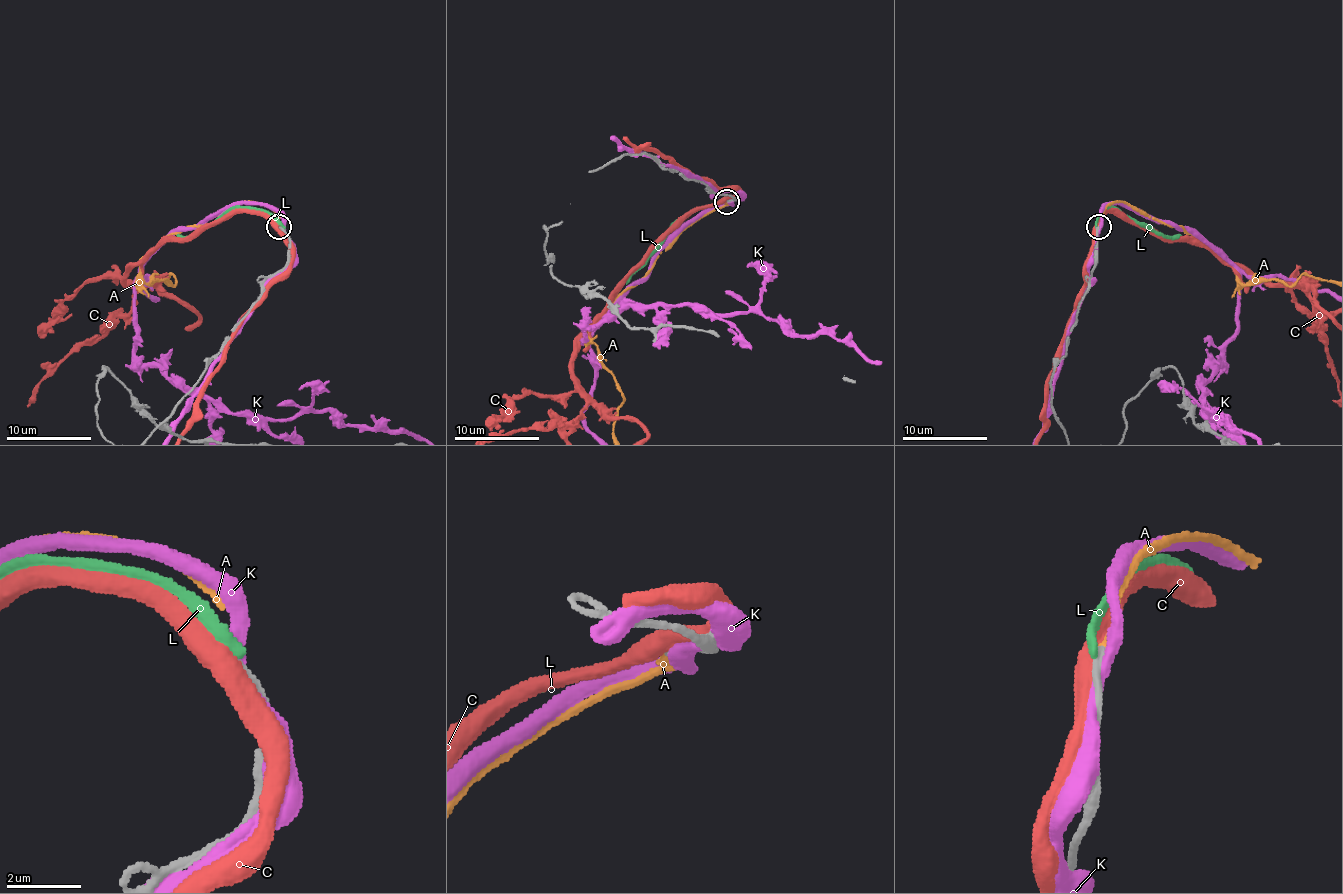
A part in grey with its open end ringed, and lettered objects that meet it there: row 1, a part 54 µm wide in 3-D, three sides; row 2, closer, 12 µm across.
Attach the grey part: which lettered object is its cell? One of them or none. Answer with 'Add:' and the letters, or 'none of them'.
Add: A

